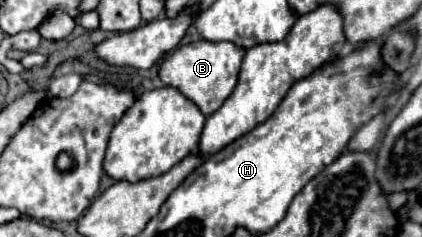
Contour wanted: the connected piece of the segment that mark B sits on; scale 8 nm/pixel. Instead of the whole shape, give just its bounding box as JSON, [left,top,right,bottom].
[158,40,246,116]

